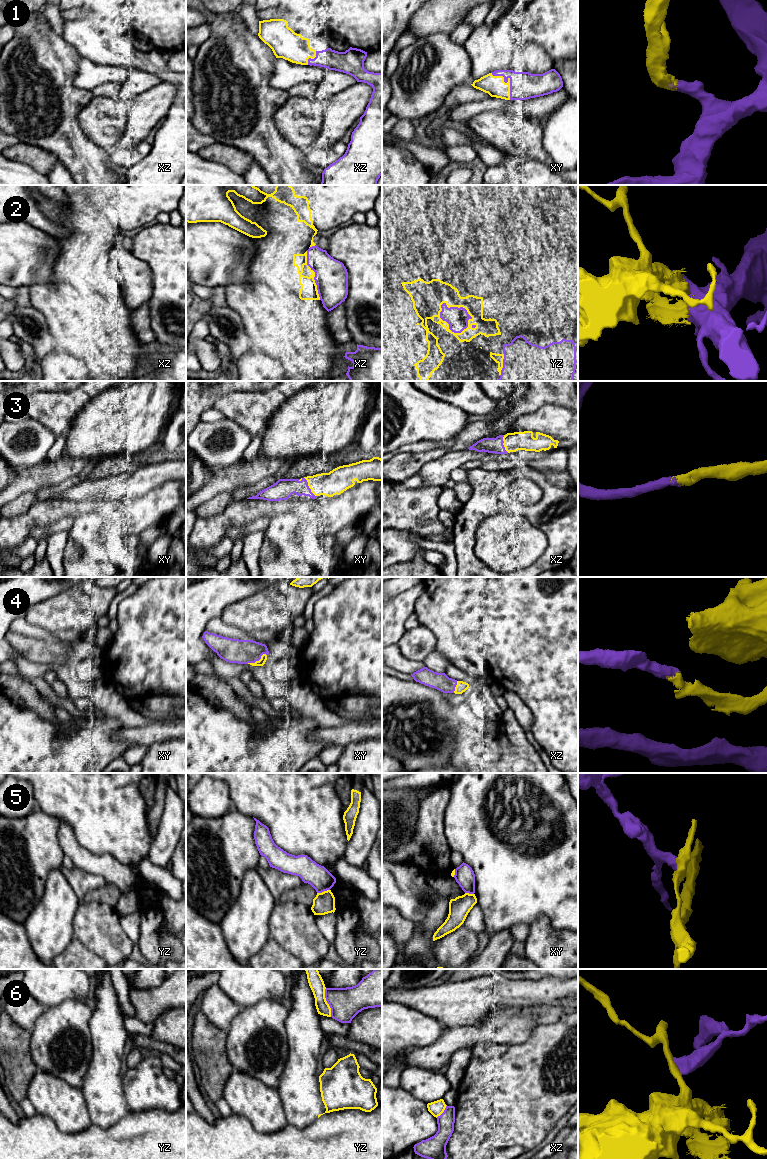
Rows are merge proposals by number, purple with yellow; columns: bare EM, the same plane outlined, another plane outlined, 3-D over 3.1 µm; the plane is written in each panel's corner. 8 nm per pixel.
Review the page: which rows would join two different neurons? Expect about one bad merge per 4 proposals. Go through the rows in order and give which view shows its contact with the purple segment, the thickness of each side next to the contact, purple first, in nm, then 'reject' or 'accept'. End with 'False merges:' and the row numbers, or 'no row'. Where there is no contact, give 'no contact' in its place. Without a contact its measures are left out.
1: xy | 220/160 nm | accept
2: yz | 170/260 nm | accept
3: xy | 160/200 nm | accept
4: xy | 190/60 nm | accept
5: yz | 180/170 nm | reject
6: yz | 260/120 nm | reject
False merges: 5, 6

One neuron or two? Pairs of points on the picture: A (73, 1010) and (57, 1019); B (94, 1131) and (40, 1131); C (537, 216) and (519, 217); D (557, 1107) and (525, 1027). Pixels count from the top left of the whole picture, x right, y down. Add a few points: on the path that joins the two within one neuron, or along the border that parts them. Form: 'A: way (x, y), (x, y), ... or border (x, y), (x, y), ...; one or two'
A: way (69, 1014), (64, 1019), (61, 1019); one
B: way (81, 1140), (53, 1140); one
C: border (522, 206), (529, 226), (540, 236); two
D: border (550, 1024), (539, 1024), (524, 1042), (510, 1046); two

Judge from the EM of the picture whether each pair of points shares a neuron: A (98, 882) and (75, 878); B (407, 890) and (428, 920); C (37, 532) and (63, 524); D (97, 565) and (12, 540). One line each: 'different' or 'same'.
A: same
B: same
C: same
D: different

